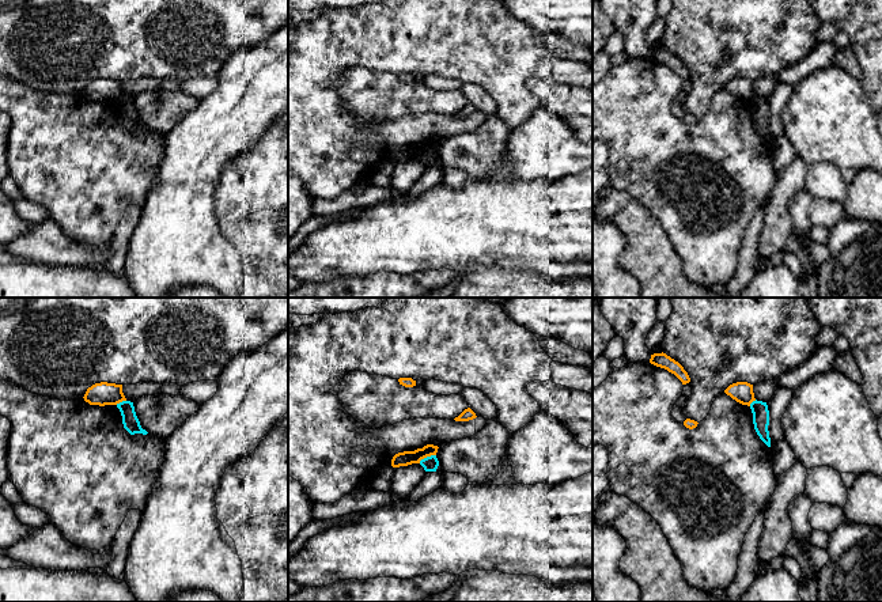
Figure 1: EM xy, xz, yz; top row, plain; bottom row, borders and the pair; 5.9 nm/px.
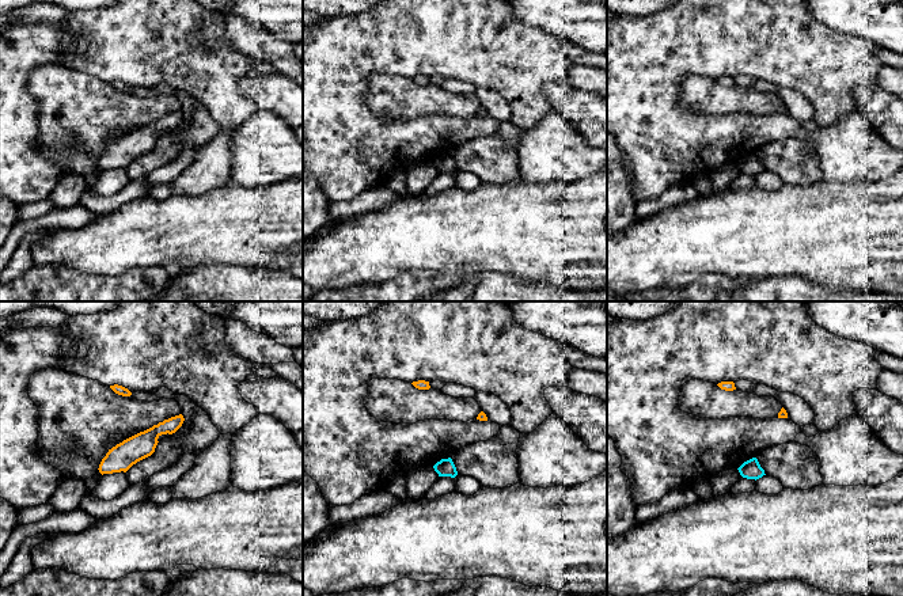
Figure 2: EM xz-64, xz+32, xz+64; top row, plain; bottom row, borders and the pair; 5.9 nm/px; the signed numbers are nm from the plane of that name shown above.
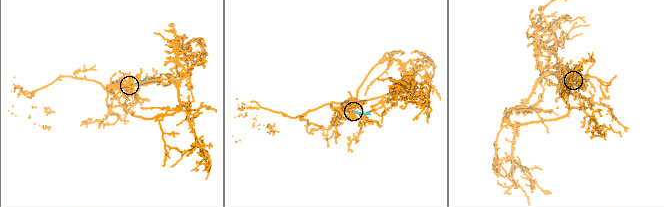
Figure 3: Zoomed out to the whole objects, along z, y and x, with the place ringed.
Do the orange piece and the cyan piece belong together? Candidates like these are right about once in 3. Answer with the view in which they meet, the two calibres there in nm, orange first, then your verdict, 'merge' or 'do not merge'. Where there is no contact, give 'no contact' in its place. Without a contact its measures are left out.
xz | 90/90 nm | do not merge

